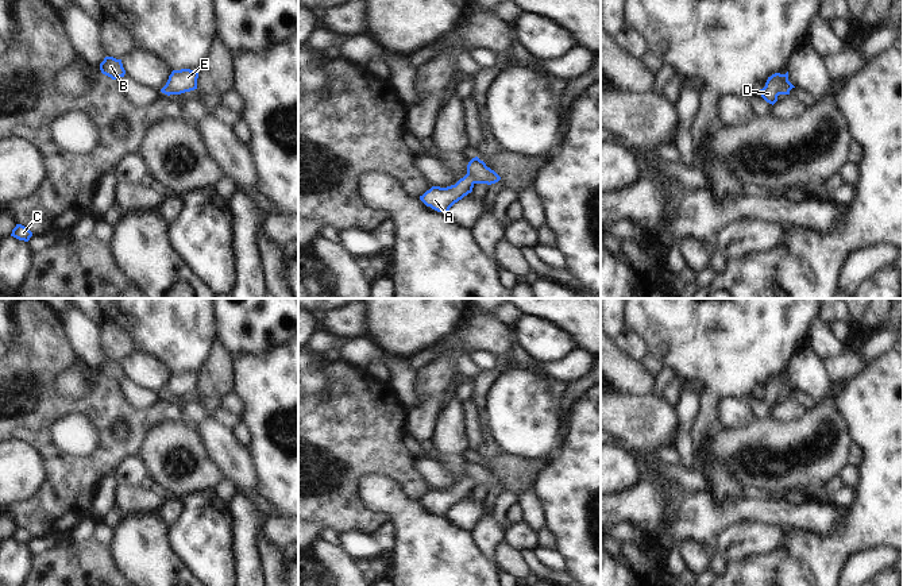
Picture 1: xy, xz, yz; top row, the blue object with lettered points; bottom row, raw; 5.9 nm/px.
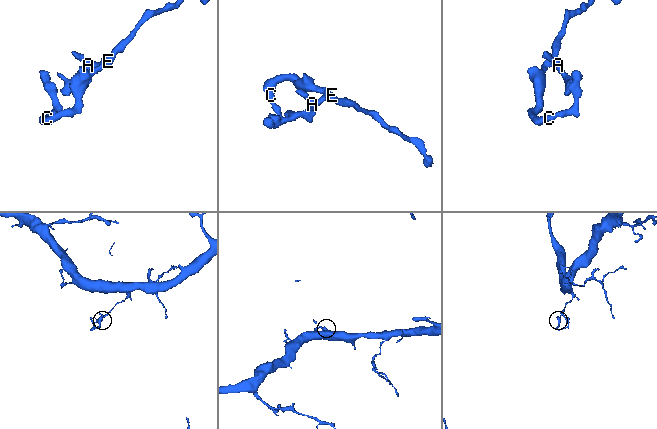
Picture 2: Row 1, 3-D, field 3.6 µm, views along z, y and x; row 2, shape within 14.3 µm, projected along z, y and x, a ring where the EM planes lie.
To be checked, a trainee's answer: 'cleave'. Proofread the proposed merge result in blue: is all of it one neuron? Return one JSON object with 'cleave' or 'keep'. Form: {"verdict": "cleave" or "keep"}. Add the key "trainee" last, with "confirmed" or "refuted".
{"verdict": "cleave", "trainee": "confirmed"}

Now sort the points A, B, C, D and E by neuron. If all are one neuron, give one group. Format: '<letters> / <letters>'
A B / C D E

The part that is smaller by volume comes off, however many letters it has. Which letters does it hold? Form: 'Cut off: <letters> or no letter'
Cut off: A, B.

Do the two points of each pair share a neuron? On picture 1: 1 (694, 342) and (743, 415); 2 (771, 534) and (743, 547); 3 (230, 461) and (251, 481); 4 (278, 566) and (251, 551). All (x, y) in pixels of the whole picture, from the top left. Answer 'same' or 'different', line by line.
1: different
2: same
3: same
4: different

